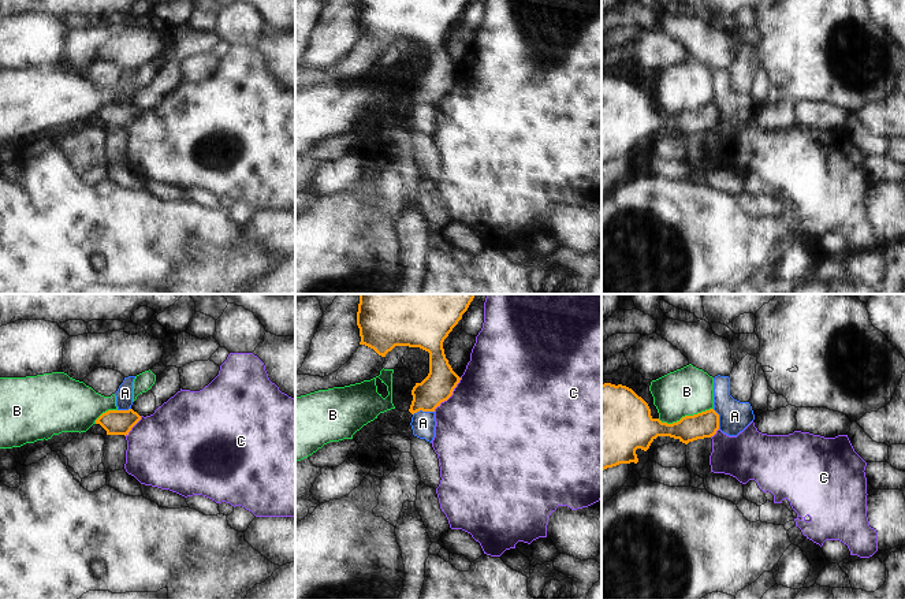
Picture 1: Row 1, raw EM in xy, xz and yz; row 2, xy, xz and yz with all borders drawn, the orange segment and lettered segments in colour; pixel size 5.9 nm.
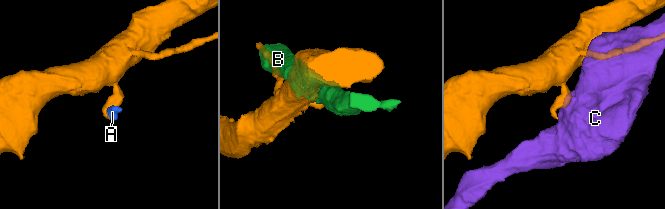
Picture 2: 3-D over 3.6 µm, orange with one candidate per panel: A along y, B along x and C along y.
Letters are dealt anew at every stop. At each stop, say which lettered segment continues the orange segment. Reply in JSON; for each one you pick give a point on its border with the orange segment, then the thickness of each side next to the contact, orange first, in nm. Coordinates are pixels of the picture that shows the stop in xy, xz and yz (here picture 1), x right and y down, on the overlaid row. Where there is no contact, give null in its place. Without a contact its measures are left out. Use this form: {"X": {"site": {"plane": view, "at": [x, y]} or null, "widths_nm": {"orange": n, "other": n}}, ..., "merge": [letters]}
{"merge": []}

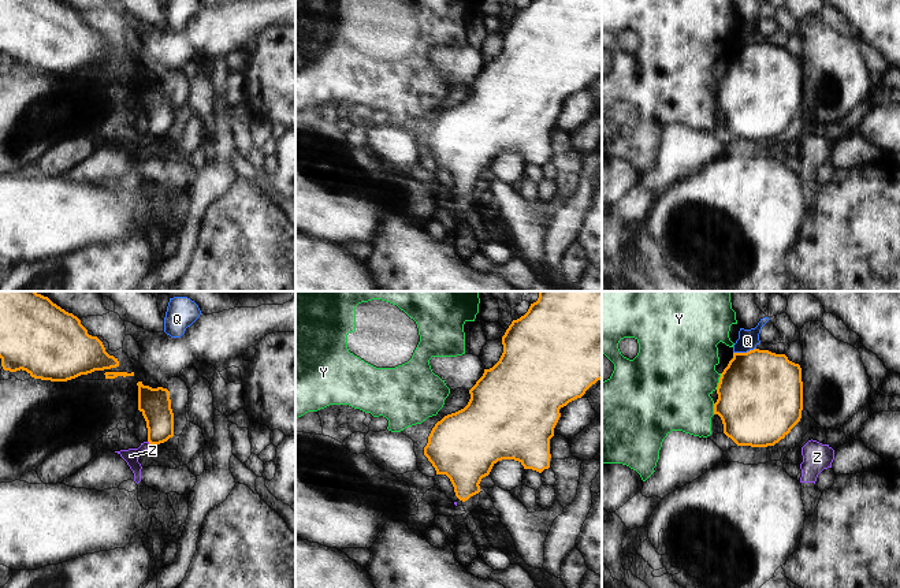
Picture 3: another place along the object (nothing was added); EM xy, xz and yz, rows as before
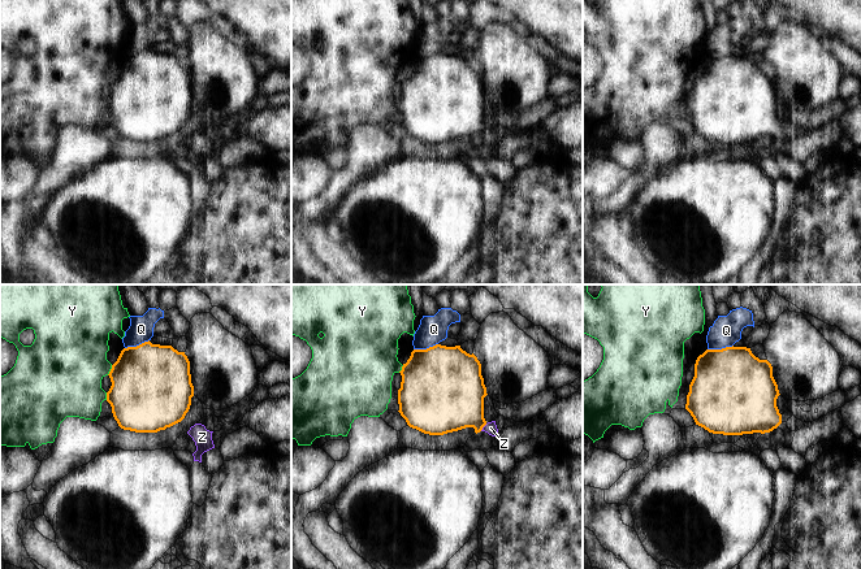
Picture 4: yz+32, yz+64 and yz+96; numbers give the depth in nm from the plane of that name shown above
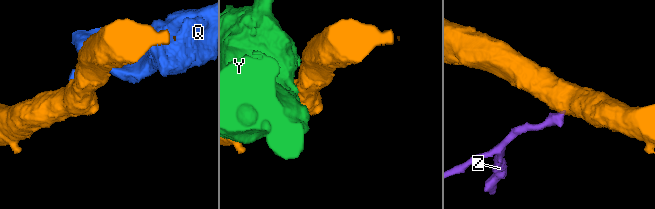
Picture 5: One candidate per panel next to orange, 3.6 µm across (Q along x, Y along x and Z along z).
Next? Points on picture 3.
{"Z": {"site": {"plane": "xy", "at": [149, 443]}, "widths_nm": {"orange": 190, "other": 90}}, "merge": ["Z"]}

